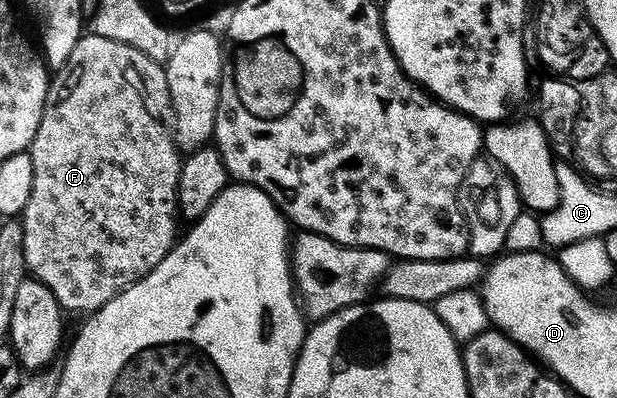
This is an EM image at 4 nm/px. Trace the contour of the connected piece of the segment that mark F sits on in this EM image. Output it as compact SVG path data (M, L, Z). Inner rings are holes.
M92 32L82 33L81 39L71 48L71 56L62 66L56 67L49 83L47 100L43 108L43 116L39 120L39 128L35 132L35 140L30 144L28 154L35 168L35 181L31 184L31 197L27 199L27 208L19 216L23 228L23 256L26 271L38 278L47 288L51 288L51 296L61 305L62 311L80 316L88 316L102 310L116 294L122 294L131 284L135 284L143 276L147 276L169 255L179 238L177 222L177 181L183 161L182 151L177 148L177 139L173 137L173 105L171 92L167 88L167 76L162 63L151 56L144 55L131 44L120 43Z

